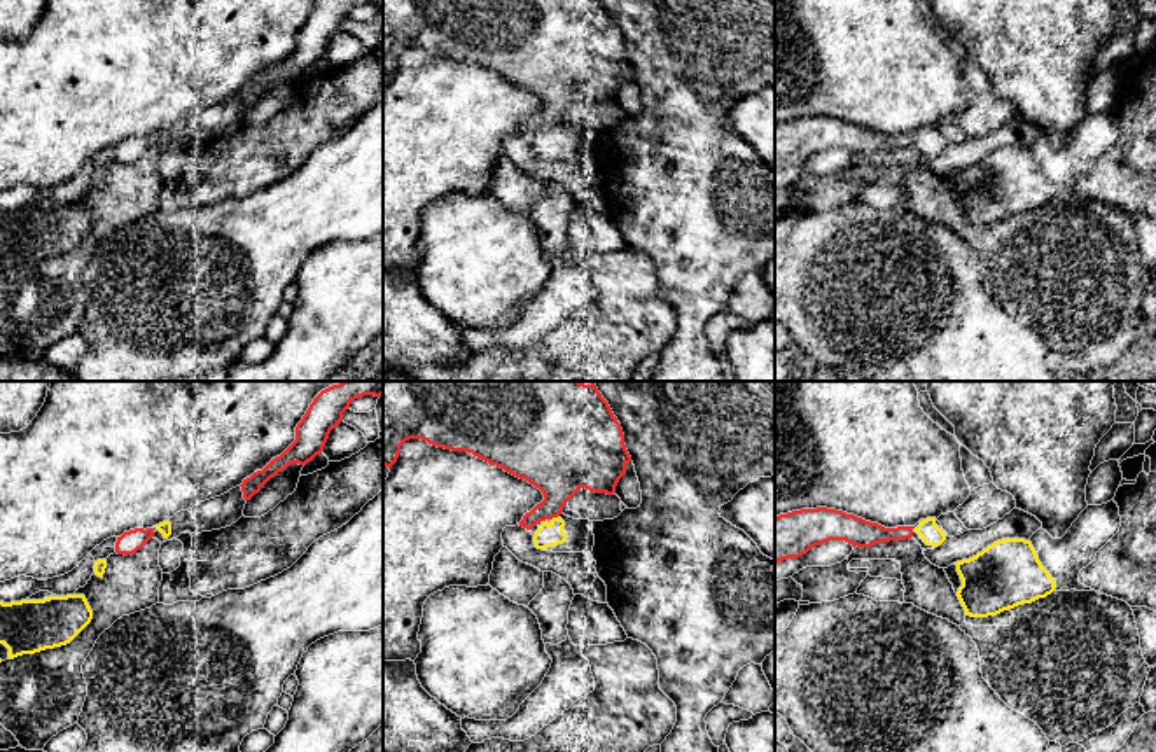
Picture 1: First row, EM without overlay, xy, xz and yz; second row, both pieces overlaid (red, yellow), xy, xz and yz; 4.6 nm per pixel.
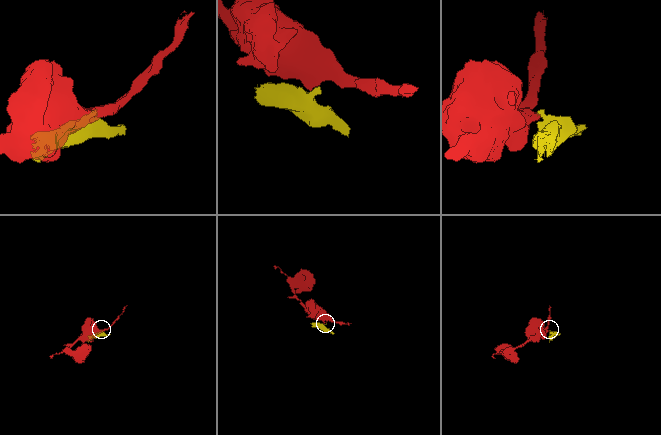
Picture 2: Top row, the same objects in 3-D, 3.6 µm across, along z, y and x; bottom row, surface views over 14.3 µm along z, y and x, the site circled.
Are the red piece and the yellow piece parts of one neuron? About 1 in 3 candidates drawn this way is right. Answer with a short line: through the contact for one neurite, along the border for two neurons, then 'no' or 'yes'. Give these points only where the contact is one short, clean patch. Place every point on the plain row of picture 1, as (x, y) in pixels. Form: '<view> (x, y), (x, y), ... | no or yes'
xz (558, 123), (551, 128) | no

